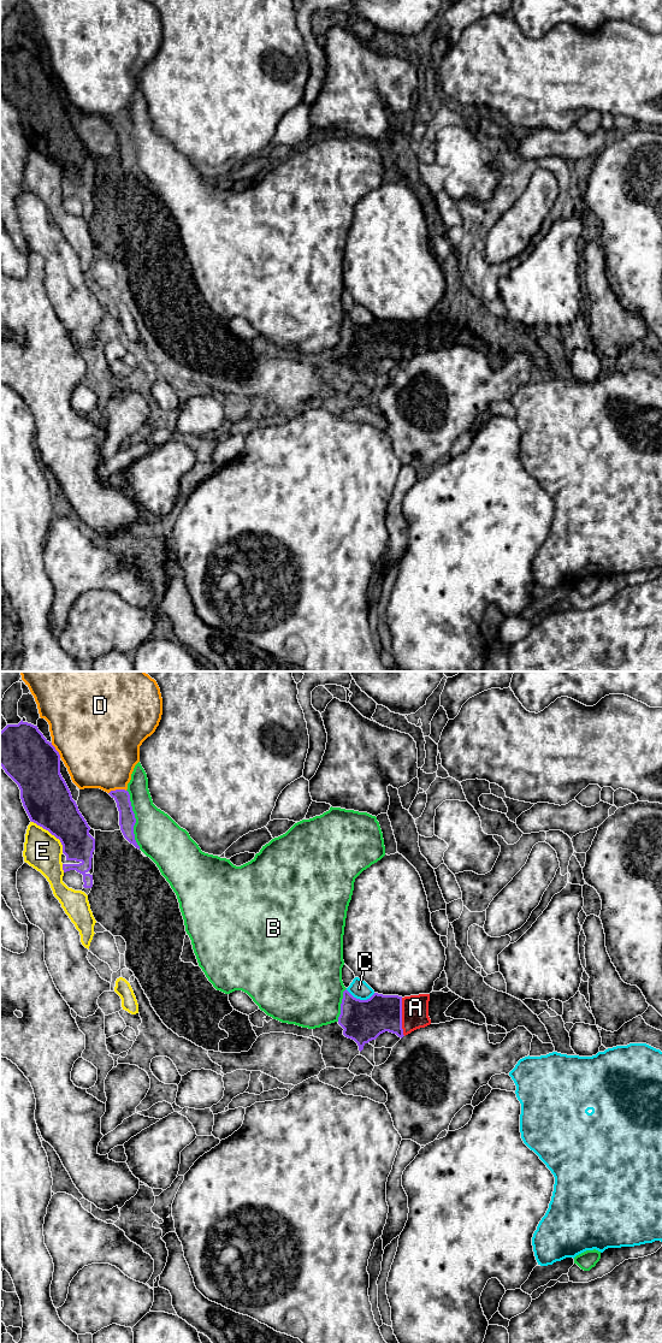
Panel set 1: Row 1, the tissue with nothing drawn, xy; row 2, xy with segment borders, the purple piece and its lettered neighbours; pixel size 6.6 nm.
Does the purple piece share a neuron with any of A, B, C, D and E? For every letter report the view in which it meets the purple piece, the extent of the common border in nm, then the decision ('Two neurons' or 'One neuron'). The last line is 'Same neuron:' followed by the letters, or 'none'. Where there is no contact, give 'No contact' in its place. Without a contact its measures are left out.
A: Touches purple in xy. Shared border 260 nm. One neuron
B: Touches purple in xy. Shared border 400 nm. Two neurons
C: Touches purple in xy. Shared border 200 nm. Two neurons
D: Touches purple in xy. Shared border 120 nm. Two neurons
E: Touches purple in xy. Shared border 300 nm. Two neurons
Same neuron: A

